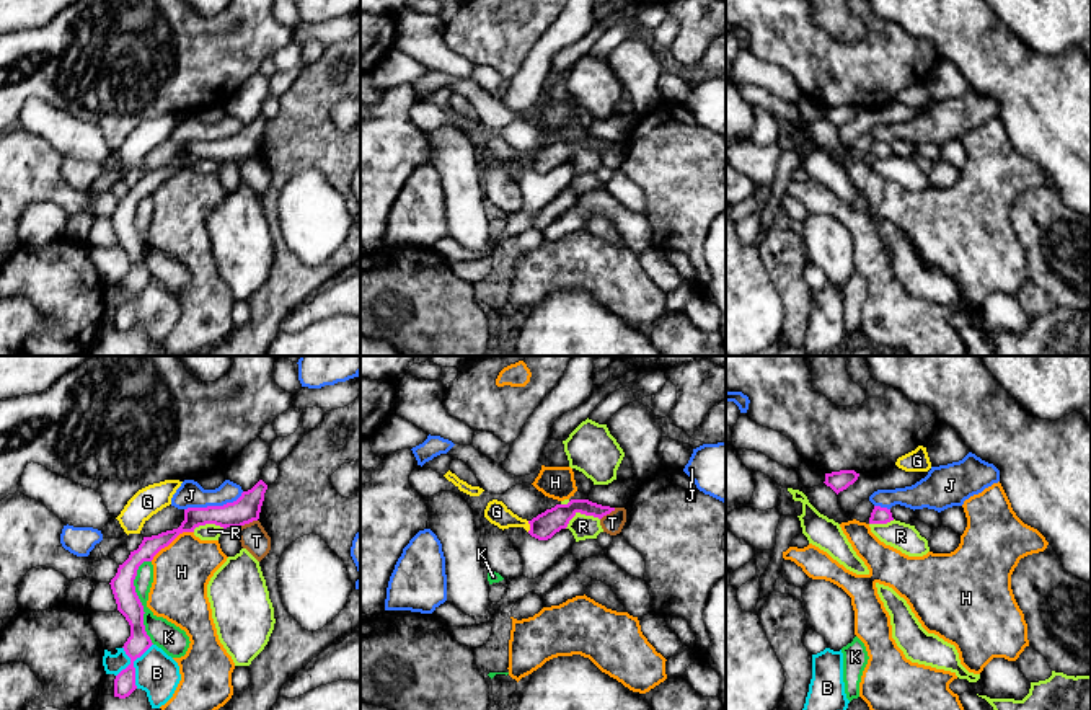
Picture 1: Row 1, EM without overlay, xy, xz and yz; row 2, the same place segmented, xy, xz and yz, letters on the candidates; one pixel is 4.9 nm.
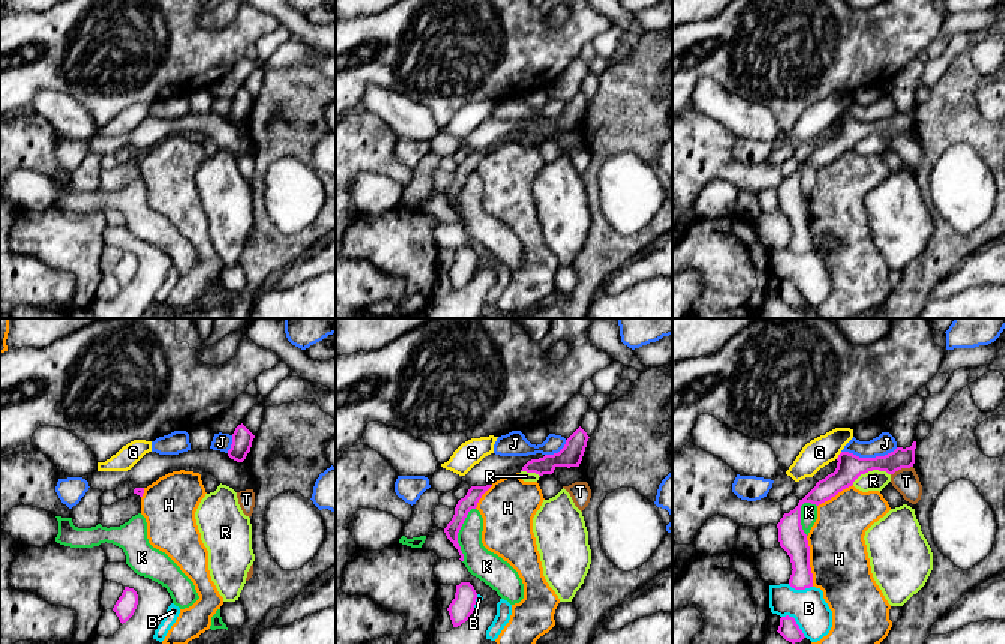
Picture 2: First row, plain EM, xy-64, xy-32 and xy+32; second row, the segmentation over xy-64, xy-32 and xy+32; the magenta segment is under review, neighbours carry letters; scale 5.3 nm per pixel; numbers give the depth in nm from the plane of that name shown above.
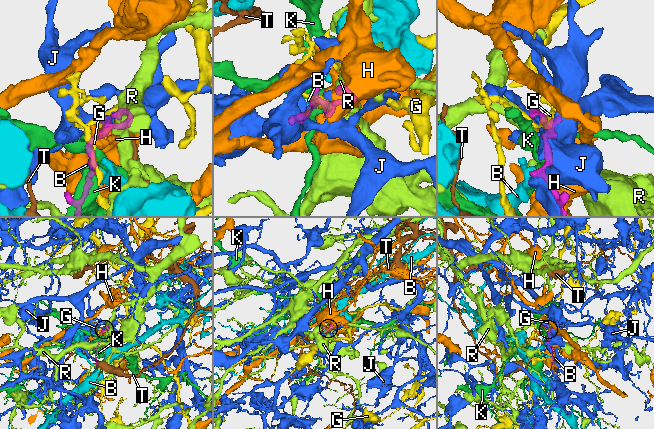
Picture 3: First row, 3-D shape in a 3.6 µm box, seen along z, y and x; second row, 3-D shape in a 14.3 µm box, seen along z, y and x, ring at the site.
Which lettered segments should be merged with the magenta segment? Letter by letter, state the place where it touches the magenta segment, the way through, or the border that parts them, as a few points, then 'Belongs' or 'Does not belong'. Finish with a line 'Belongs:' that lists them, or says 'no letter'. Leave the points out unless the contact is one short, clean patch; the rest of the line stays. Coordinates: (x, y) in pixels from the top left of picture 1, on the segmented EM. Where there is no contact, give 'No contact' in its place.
B: Touches magenta at xy (134, 660). Boundary: xy (152, 643), (116, 676). Does not belong
G: Touches magenta at xz (530, 526). Boundary: xz (527, 521), (529, 531). Does not belong
H: Touches magenta at xy (172, 541). Does not belong
J: Touches magenta at xy (214, 506). Does not belong
K: Touches magenta at xy (141, 603). Does not belong
R: Touches magenta at xz (581, 513). Boundary: xz (599, 518), (578, 513), (565, 528). Does not belong
T: Touches magenta at xy (247, 523). Boundary: xy (256, 519), (237, 529). Does not belong
Belongs: no letter

